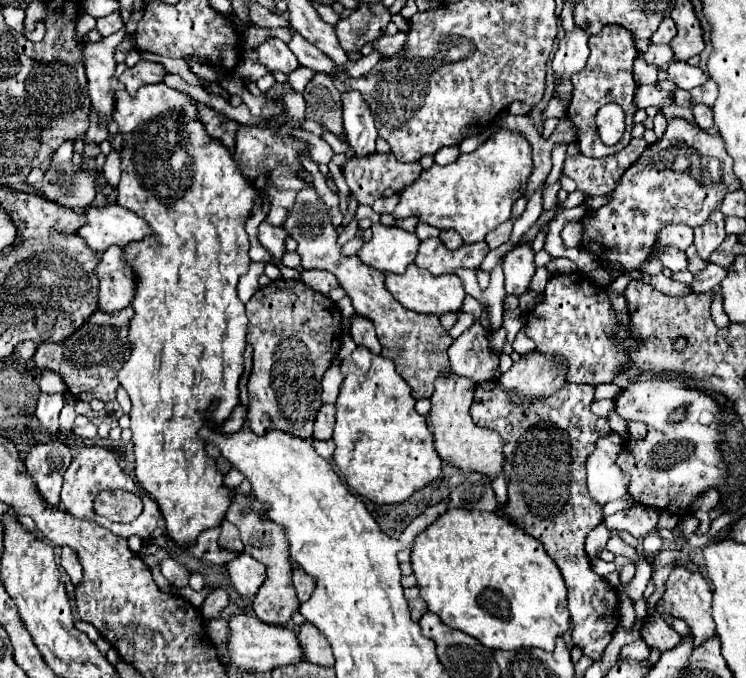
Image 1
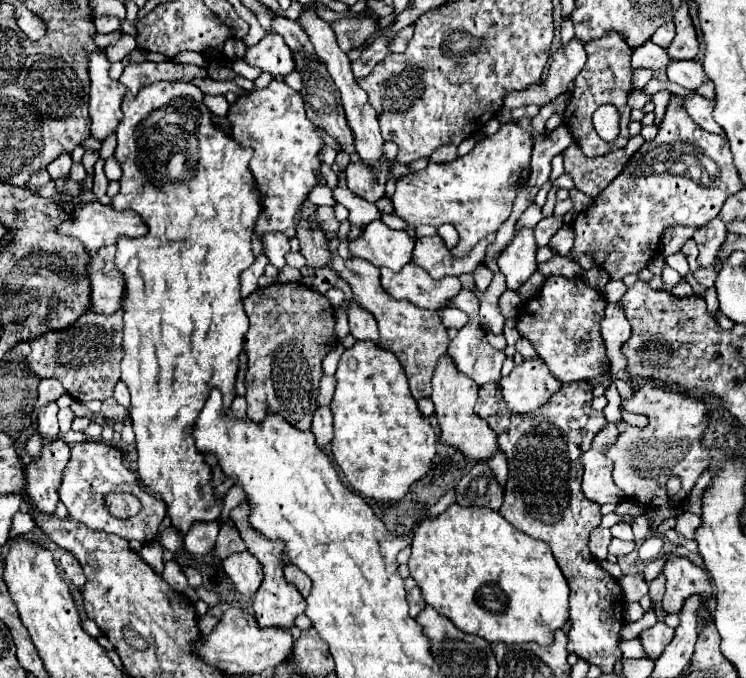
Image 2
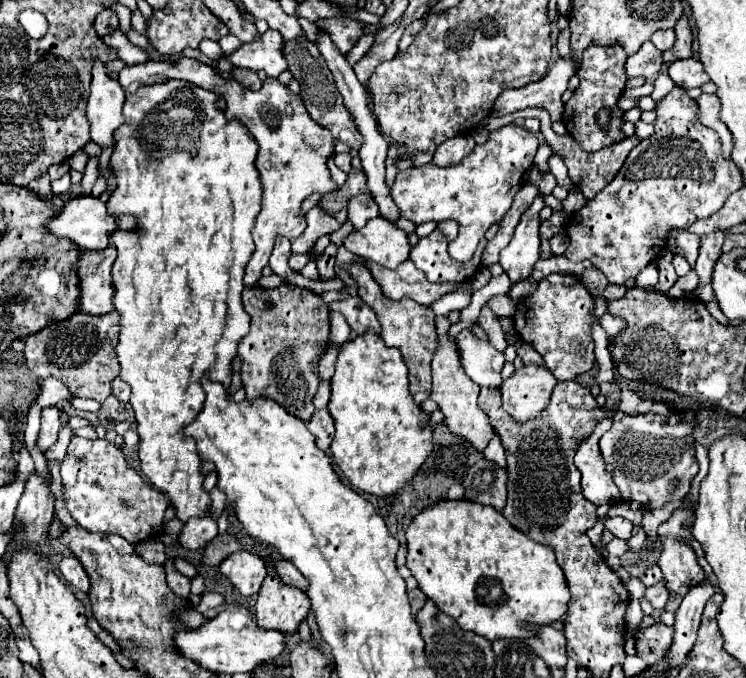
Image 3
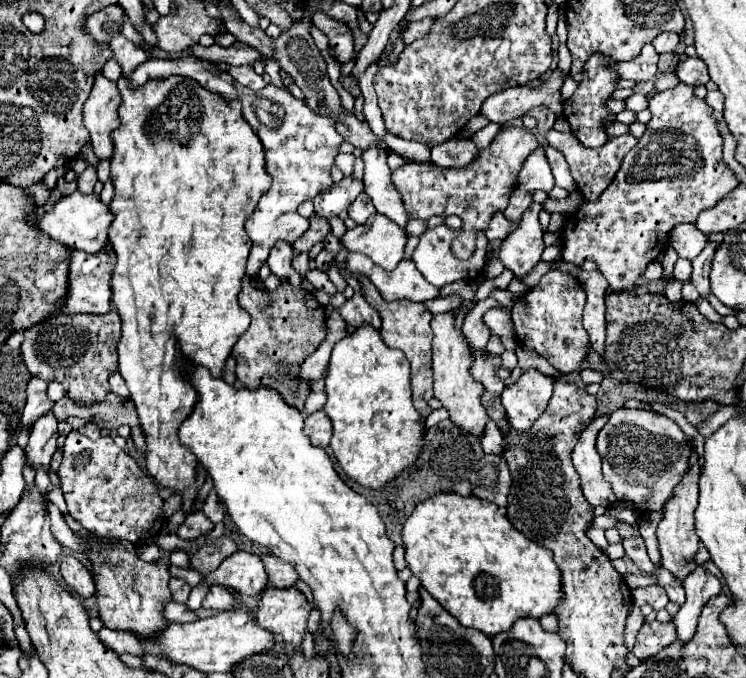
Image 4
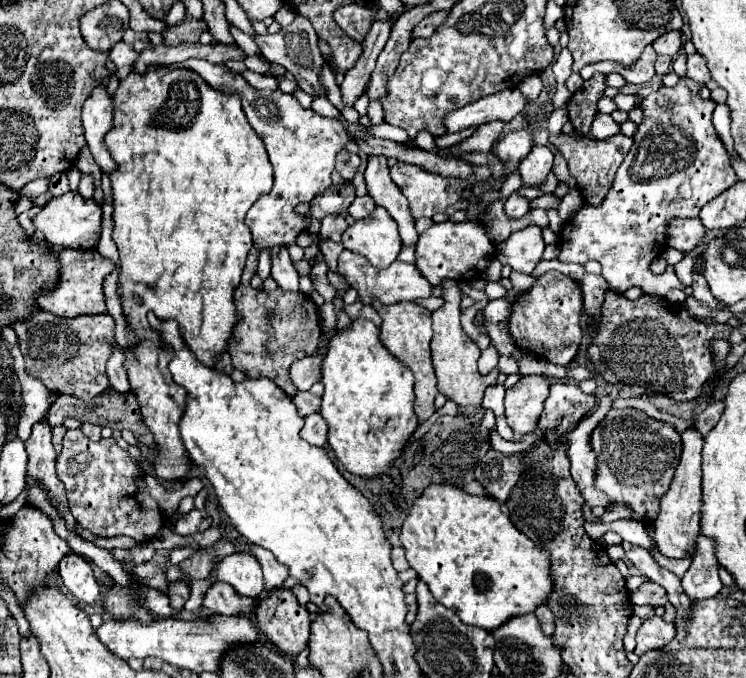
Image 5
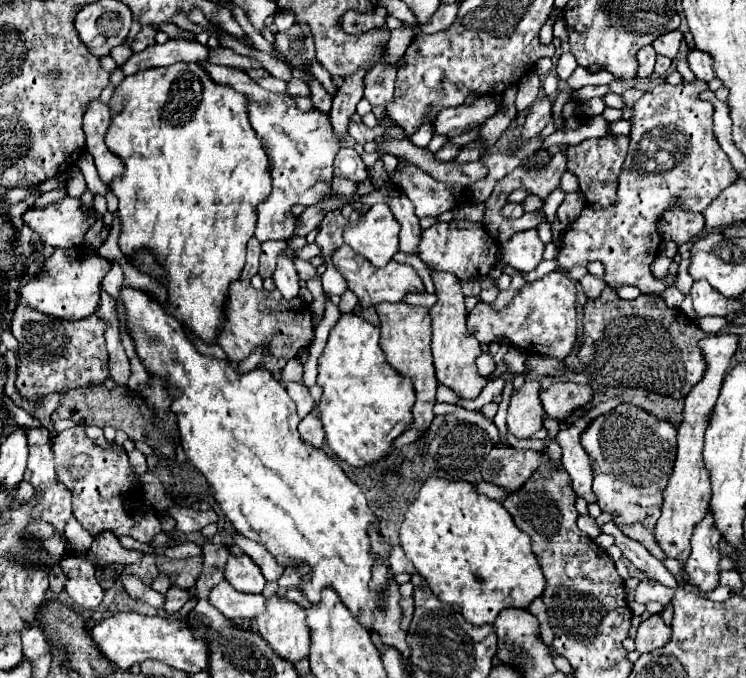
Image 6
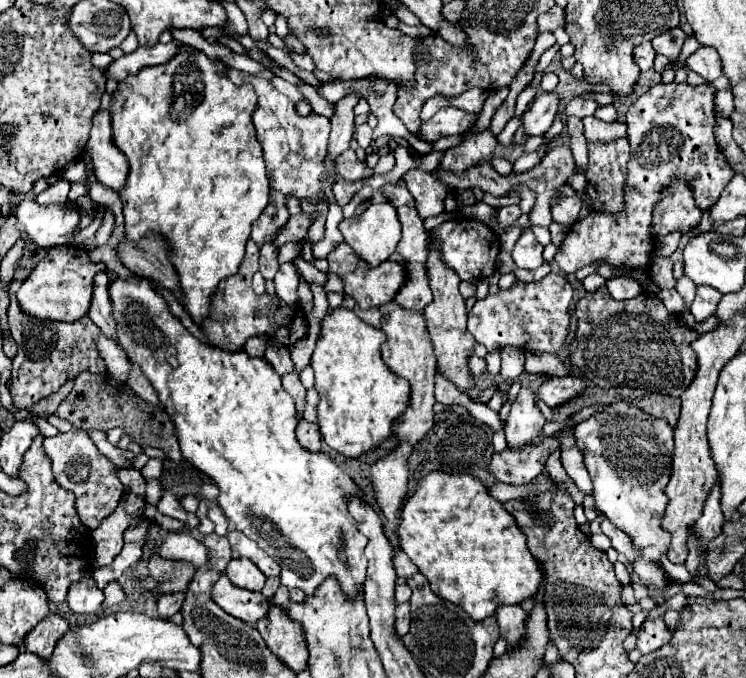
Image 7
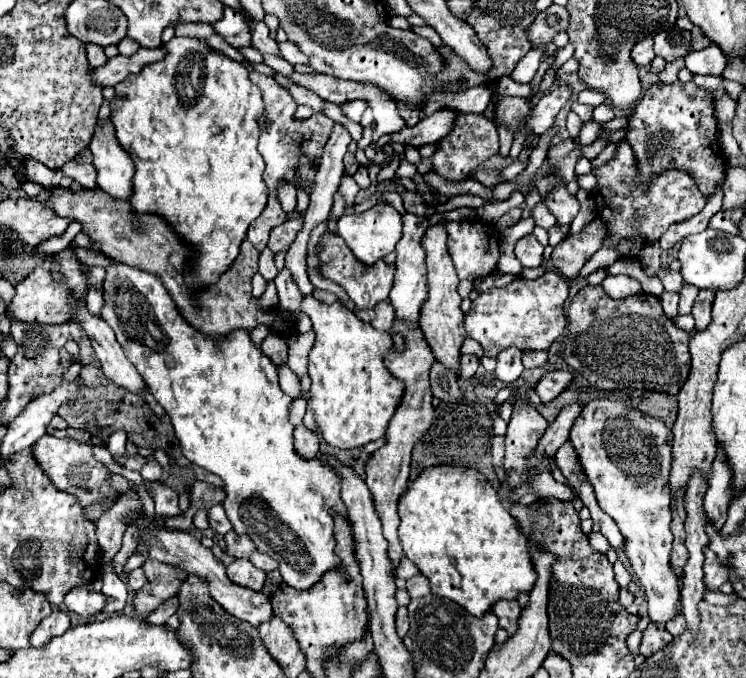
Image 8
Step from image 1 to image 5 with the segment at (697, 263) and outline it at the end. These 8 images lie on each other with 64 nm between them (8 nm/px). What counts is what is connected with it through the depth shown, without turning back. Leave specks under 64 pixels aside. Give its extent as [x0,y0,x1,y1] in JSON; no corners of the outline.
[668,218,704,252]

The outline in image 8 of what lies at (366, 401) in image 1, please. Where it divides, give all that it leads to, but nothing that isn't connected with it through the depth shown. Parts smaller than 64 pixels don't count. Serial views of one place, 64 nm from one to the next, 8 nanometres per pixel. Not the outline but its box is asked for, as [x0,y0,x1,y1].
[302,296,404,450]

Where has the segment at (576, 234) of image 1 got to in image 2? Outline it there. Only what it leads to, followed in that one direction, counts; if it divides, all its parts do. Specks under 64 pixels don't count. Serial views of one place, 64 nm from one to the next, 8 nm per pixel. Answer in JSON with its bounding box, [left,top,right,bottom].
[550,226,574,256]

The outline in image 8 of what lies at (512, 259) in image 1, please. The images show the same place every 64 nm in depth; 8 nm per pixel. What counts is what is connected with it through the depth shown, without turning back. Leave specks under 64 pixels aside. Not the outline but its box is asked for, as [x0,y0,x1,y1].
[514,234,544,268]

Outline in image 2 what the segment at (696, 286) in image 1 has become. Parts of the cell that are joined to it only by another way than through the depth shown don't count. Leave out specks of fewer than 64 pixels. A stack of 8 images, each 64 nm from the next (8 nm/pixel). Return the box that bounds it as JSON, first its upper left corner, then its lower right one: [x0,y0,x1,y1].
[694,268,716,288]

